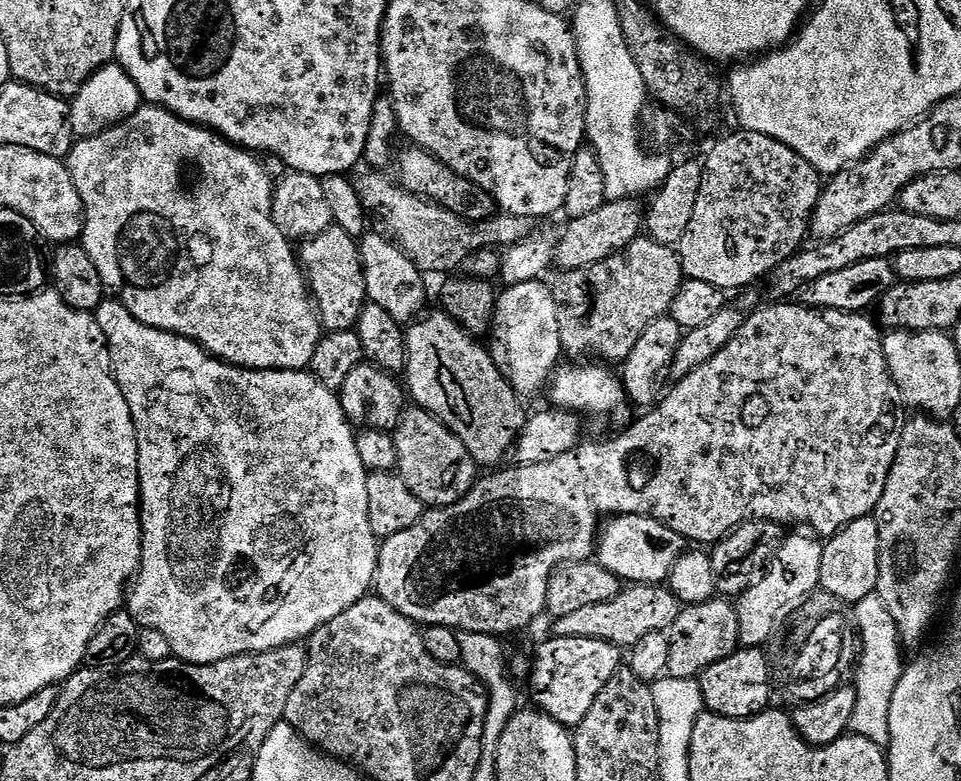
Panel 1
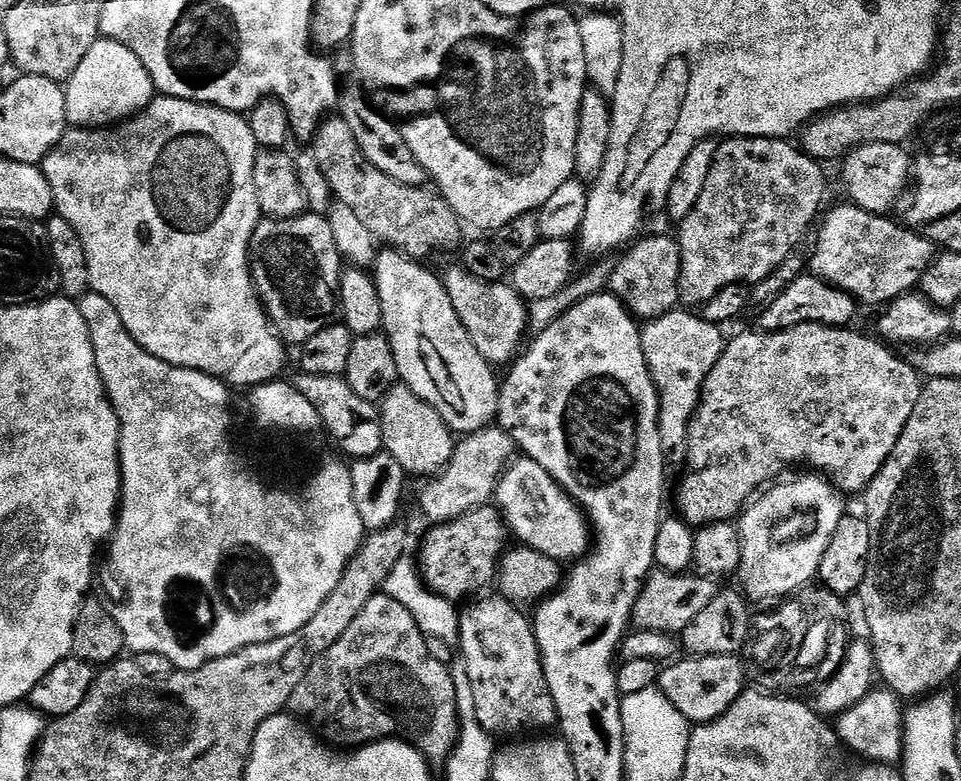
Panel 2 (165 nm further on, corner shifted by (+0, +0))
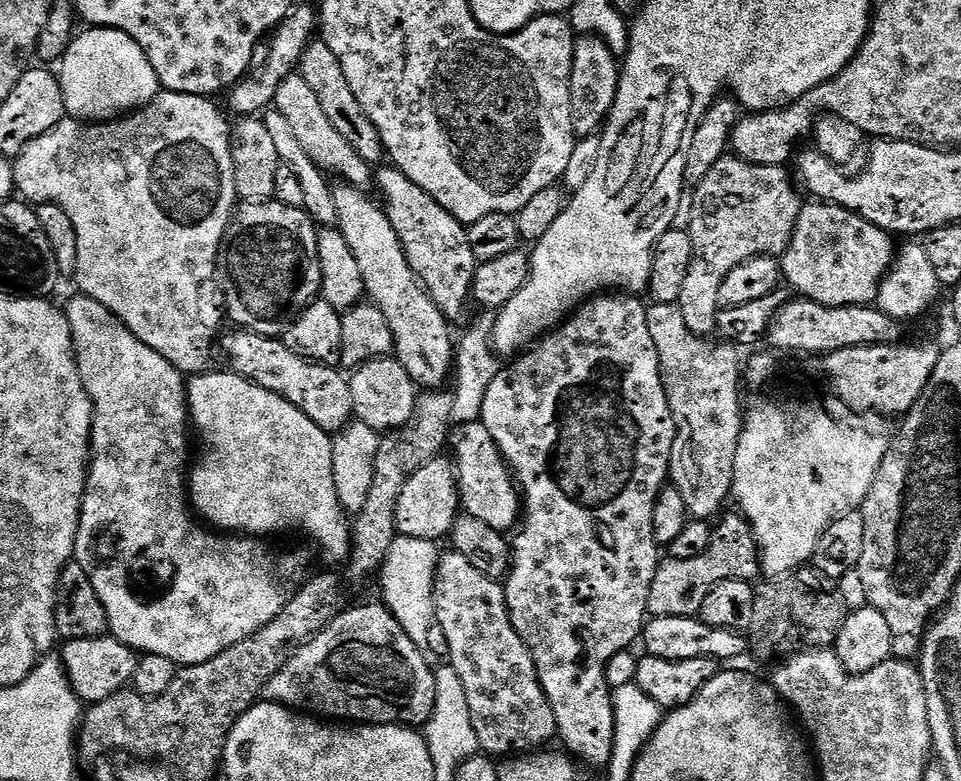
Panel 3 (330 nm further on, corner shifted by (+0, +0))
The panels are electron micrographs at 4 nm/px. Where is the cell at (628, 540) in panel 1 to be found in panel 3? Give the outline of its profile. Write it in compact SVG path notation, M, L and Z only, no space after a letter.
M474 420L465 428L456 444L456 460L456 476L465 513L499 532L507 532L514 524L514 515L521 513L522 498L507 461L481 421Z

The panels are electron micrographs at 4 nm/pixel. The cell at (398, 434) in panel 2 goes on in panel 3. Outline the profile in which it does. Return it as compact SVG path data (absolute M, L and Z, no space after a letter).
M396 358L372 360L350 376L350 394L355 419L375 432L389 434L410 425L416 412L418 385Z

